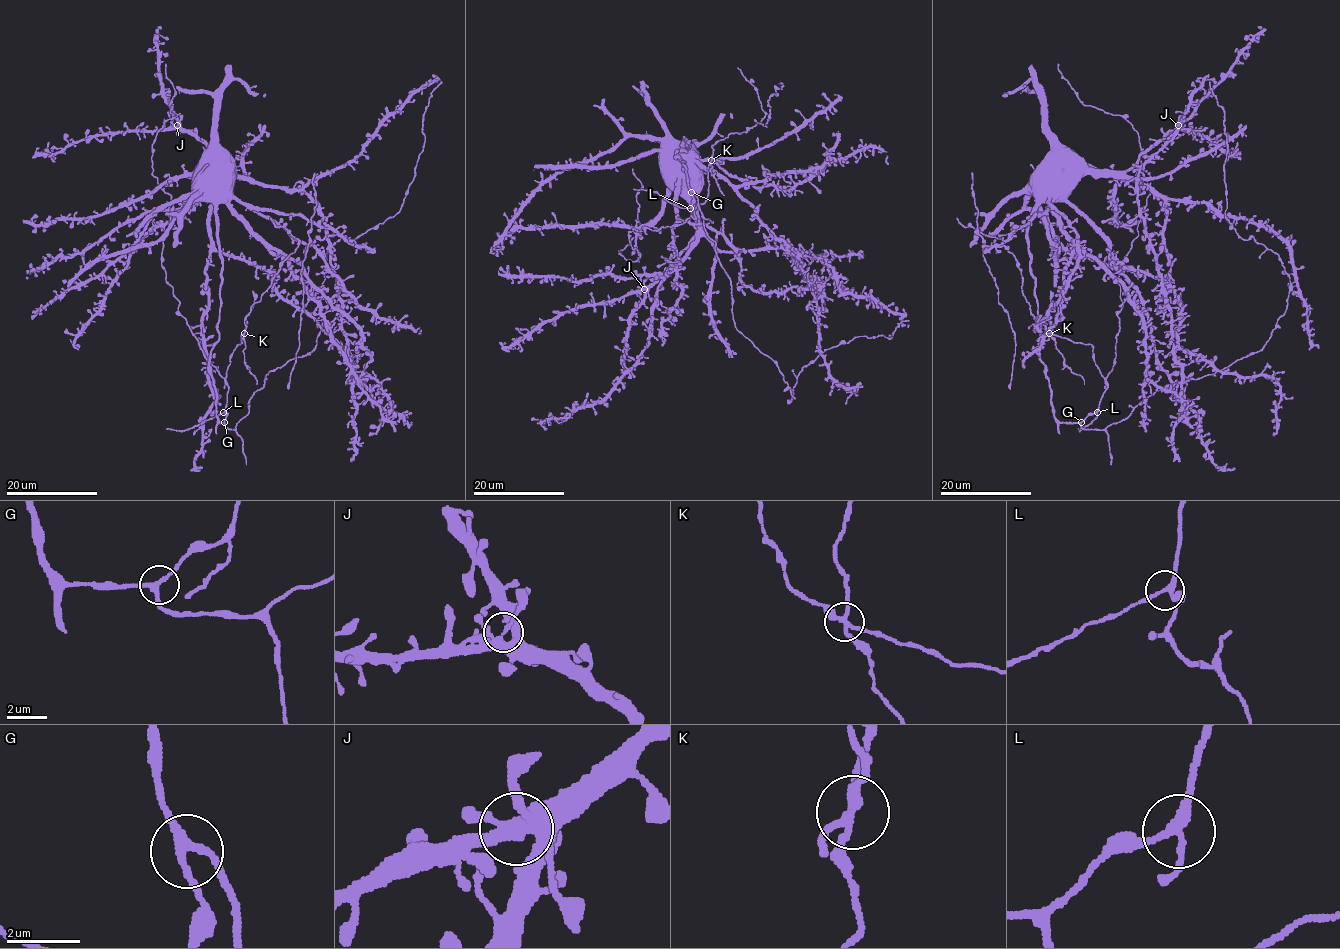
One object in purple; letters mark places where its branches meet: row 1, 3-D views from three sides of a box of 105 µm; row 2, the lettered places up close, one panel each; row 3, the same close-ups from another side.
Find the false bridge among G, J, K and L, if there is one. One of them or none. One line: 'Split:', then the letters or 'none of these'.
Split: K

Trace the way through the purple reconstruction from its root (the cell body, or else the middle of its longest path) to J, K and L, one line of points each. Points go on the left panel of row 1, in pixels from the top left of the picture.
J: (220, 174), (229, 172), (202, 141), (177, 125)
K: (220, 174), (222, 284), (219, 340), (208, 365), (219, 422), (225, 418), (230, 354), (245, 333)
L: (220, 174), (223, 187), (216, 229), (222, 284), (219, 340), (208, 365), (219, 422), (225, 418), (223, 412)

